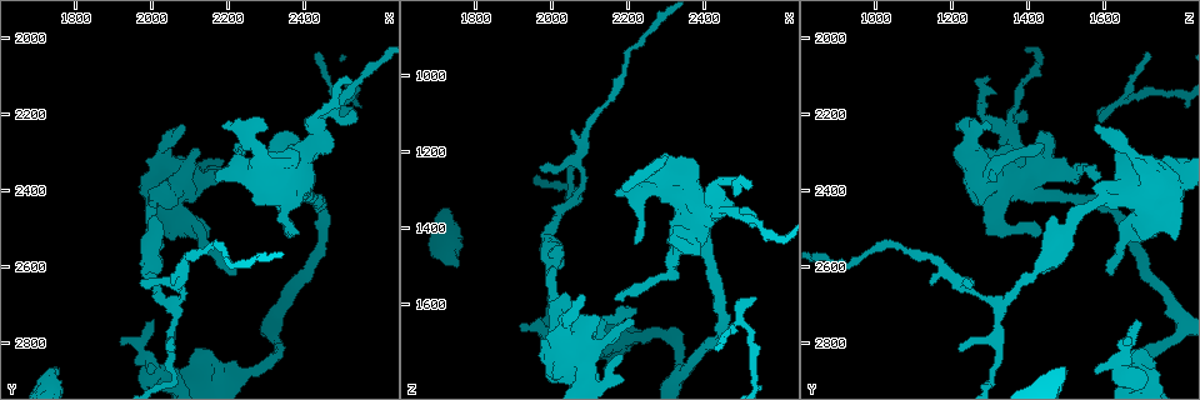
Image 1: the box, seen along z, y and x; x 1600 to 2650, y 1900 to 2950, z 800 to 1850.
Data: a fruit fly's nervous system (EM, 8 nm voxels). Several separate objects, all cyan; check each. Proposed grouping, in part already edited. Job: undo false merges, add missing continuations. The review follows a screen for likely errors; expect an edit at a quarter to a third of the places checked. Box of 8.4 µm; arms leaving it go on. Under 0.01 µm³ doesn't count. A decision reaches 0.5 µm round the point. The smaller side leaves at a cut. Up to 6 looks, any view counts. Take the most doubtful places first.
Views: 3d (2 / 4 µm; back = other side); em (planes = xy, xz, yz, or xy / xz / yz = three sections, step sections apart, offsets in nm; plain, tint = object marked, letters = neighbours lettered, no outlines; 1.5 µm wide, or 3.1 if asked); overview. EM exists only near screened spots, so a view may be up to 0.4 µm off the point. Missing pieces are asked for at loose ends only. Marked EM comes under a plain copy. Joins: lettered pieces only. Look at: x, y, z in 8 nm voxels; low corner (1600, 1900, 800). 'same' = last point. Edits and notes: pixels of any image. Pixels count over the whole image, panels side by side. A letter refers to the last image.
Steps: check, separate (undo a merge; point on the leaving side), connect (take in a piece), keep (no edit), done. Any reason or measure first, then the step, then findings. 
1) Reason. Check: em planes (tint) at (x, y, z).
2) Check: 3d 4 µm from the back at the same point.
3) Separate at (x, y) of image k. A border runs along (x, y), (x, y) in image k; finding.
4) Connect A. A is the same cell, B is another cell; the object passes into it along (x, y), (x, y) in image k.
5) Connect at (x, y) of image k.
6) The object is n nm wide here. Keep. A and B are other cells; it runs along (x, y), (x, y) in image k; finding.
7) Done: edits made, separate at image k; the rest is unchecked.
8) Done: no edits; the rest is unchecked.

Long arm stops here. Check: em planes (letters) at (1760, 2870, 1495).

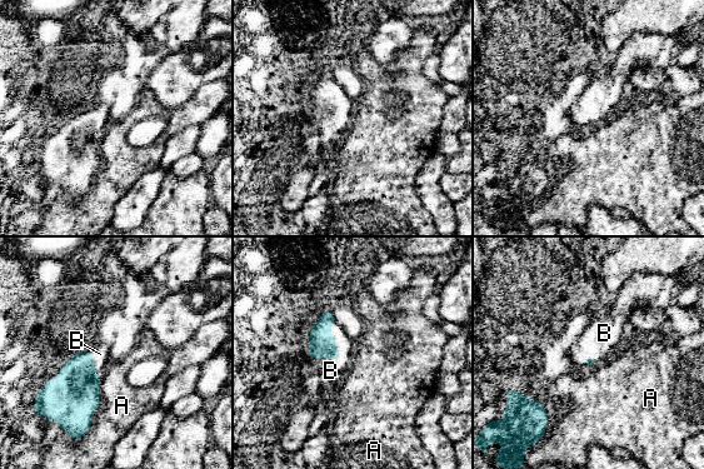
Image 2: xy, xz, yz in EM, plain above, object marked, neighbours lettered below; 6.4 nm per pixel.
Connect at (330, 370) of image 2. B is the same cell, A is another cell; the object passes into it along (321, 344), (339, 353), (330, 370) in image 2; the cell continues.

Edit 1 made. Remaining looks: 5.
Check: em 3.1 µm xz step 16 (letters) at (1910, 2795, 1660).

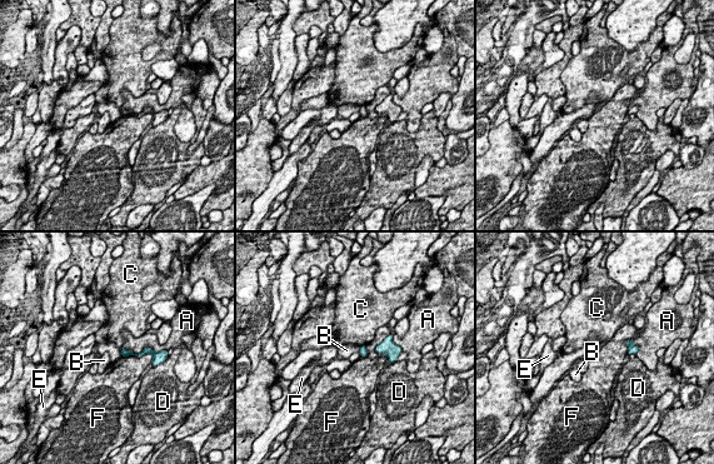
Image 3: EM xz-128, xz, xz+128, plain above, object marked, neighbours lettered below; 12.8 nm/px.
Check: em 3.1 µm planes (letters) at the same point.

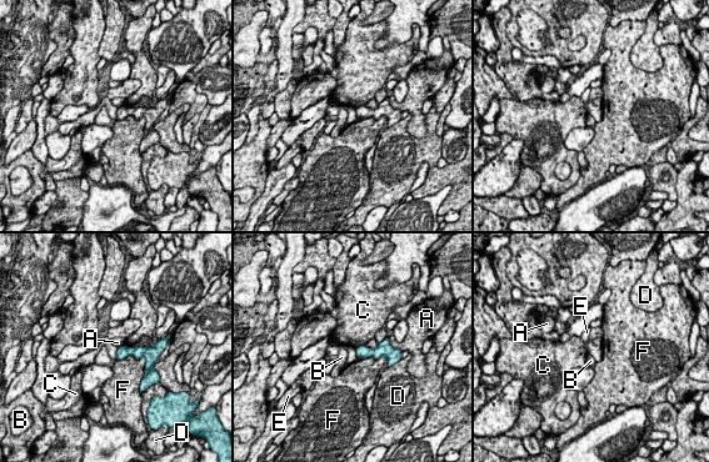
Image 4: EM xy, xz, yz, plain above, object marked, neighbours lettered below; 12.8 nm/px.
Keep. A, B, C, D, E and F are other cells; a border runs along (118, 347), (115, 358) in image 4; no lettered piece goes on from it.

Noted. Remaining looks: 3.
Check: em xy step 8 (letters) at (2430, 2045, 1710).

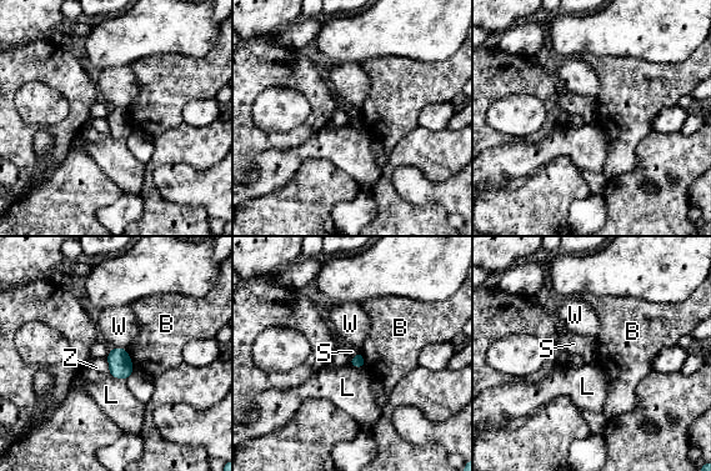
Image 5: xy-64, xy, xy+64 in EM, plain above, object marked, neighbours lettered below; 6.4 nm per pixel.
Keep. B, L, S, W and Z are other cells; no lettered piece goes on from it.

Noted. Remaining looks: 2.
Done: edits made, connect at image 2; the rest is unchecked.

